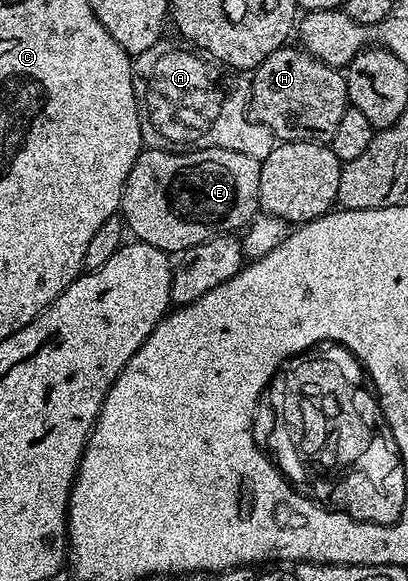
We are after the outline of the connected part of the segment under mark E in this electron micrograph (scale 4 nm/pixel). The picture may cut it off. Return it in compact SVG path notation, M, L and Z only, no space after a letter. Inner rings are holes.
M145 147L124 183L119 215L141 244L179 254L215 236L235 233L260 212L260 161L234 150L207 148L197 152L163 152Z

